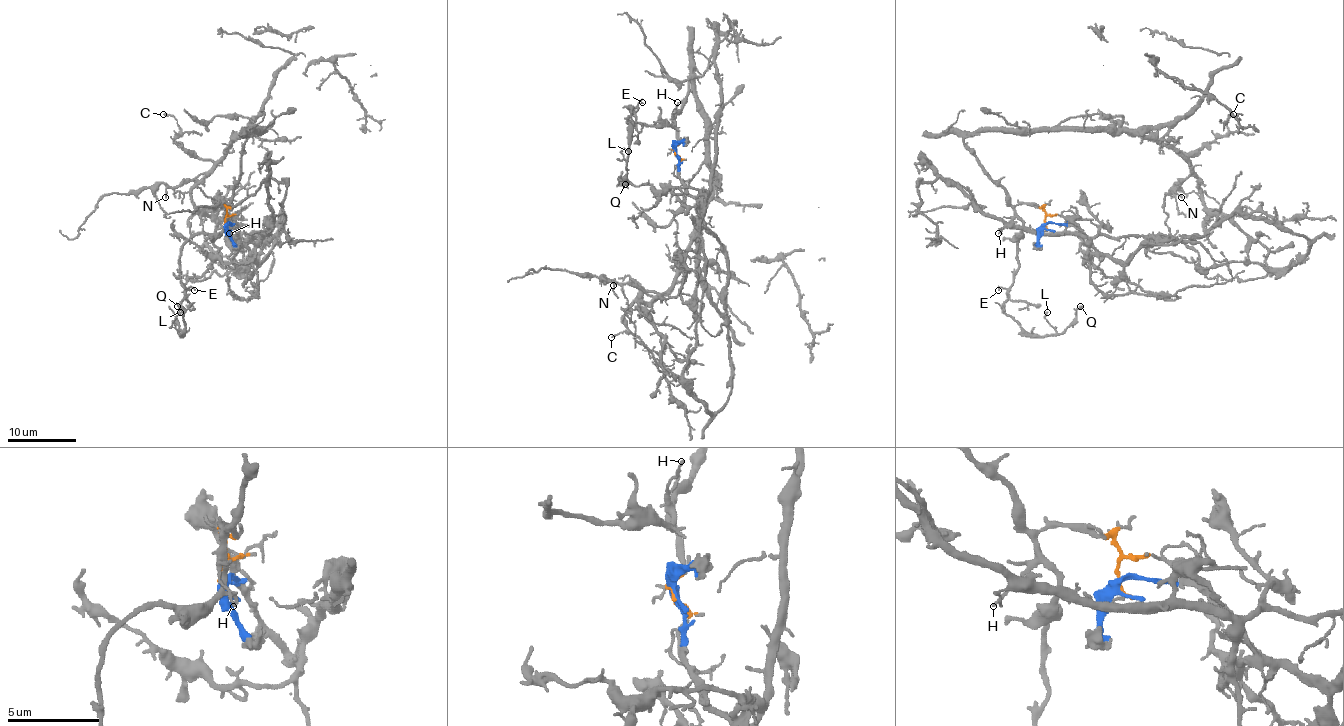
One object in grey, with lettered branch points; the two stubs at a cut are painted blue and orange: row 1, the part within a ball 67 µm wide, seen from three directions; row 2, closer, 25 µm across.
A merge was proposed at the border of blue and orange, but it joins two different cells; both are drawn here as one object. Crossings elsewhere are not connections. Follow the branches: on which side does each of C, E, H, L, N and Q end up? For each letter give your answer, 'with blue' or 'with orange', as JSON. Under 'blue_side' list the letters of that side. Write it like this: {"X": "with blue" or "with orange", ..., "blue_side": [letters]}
{"C": "with orange", "E": "with orange", "H": "with orange", "L": "with orange", "N": "with orange", "Q": "with orange", "blue_side": []}

